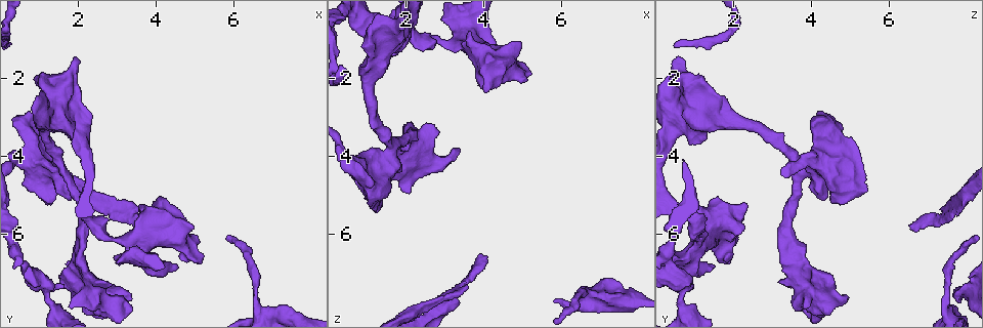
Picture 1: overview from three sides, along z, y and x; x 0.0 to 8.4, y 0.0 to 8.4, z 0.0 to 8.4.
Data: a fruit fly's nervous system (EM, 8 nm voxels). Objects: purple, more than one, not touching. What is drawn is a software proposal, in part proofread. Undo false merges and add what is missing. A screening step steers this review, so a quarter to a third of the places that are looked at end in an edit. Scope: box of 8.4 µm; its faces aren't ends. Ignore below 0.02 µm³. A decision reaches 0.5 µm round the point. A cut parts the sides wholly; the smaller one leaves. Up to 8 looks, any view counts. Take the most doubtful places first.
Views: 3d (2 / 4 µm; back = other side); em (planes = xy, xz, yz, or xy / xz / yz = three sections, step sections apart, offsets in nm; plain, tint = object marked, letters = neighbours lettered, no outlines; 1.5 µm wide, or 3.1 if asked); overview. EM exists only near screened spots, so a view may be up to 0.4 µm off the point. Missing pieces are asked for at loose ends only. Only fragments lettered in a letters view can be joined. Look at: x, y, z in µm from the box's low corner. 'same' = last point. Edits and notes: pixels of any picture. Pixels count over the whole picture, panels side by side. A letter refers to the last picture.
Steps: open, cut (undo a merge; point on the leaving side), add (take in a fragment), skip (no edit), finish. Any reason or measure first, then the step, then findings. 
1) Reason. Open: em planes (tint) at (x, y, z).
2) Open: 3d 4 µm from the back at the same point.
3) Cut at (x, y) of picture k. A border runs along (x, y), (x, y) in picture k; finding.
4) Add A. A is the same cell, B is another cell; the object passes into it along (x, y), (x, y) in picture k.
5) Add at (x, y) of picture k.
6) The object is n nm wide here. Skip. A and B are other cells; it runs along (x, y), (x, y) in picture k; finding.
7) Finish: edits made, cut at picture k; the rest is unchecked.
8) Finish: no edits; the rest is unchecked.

An open end. Open: 3d 4 µm at (4.00, 5.75, 6.55).

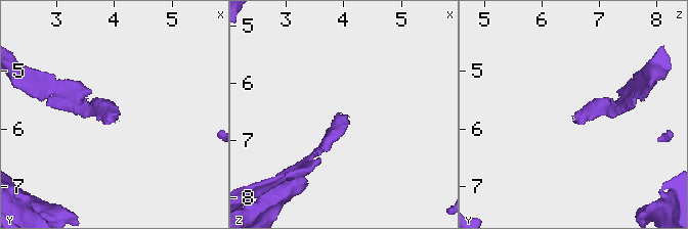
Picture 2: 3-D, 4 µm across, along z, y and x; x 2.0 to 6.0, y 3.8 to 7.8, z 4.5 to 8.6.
Need the tissue. Open: em xz step 8 (letters) at (4.05, 5.75, 6.55).

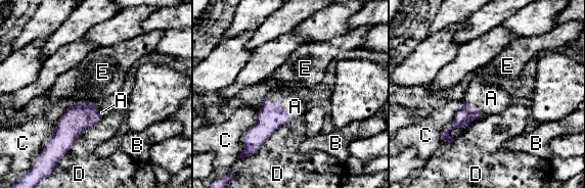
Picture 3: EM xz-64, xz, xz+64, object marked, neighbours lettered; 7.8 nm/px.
Another direction. Open: em planes (letters) at the same point.

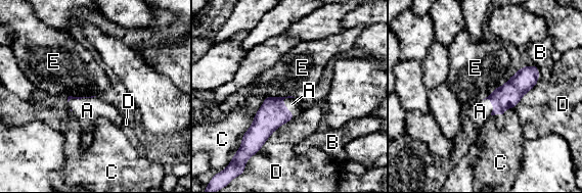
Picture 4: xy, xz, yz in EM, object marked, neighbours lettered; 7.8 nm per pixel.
Add A. A is the same cell, B, C, D and E are other cells; the object passes into it along (272, 113), (285, 107), (292, 104) in picture 4; it goes on there.

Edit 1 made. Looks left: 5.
Open: overview.

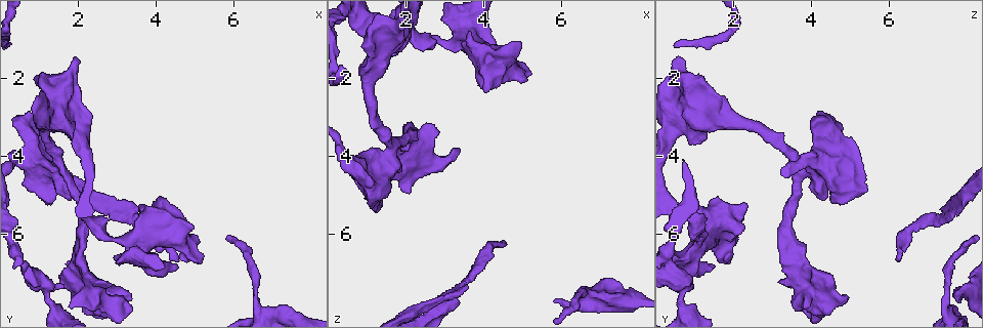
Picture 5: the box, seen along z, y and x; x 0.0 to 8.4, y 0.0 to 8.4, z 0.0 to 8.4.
Branch stops here. Open: 3d 2 µm at (3.40, 7.60, 7.75).

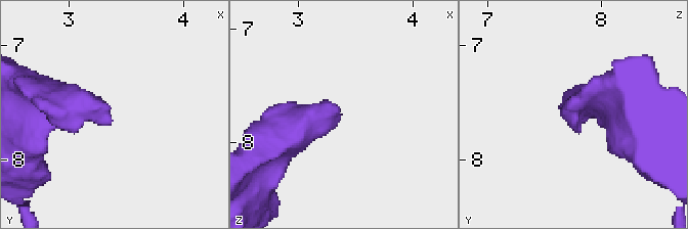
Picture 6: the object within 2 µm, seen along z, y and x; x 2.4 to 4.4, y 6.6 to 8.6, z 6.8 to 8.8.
Need the tissue. Open: em planes (letters) at (3.38, 7.64, 7.74).

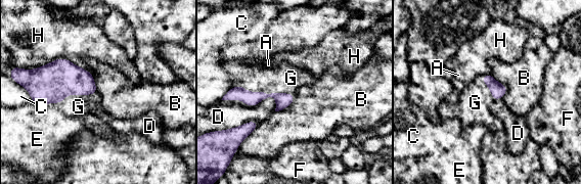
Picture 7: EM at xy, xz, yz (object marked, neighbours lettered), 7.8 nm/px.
Add G. G is the same cell, A, B, C, D, E, F and H are other cells; the object passes into it along (51, 83), (76, 94), (78, 106) in picture 7; it goes on there.

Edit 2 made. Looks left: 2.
Finish: edits made, add at picture 4, add at picture 7; the rest is unchecked.

